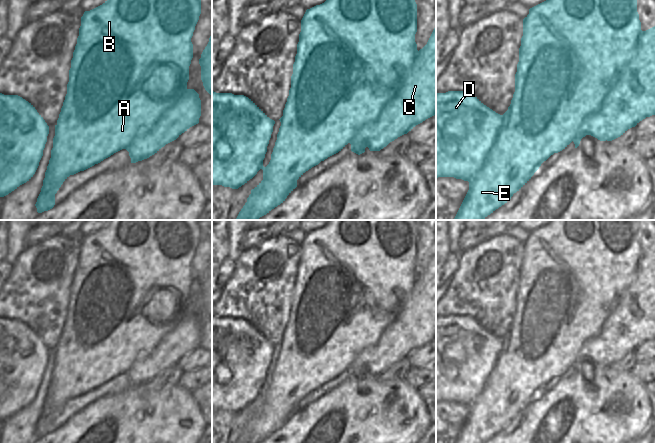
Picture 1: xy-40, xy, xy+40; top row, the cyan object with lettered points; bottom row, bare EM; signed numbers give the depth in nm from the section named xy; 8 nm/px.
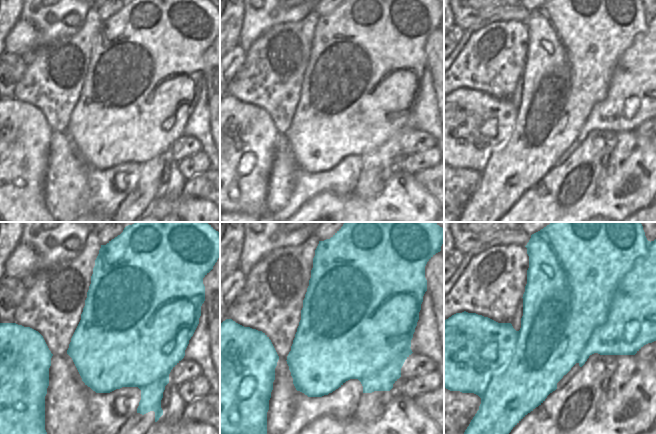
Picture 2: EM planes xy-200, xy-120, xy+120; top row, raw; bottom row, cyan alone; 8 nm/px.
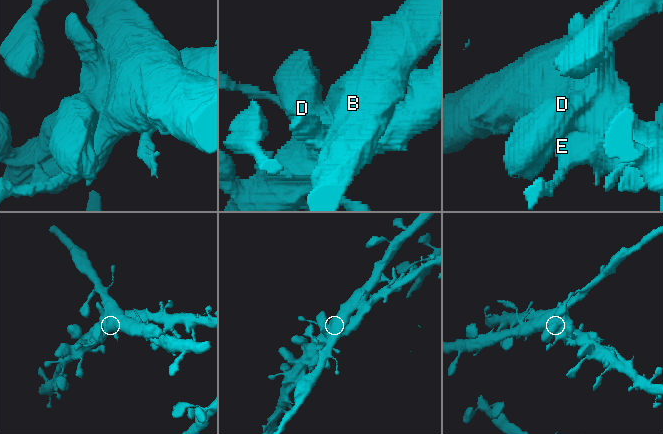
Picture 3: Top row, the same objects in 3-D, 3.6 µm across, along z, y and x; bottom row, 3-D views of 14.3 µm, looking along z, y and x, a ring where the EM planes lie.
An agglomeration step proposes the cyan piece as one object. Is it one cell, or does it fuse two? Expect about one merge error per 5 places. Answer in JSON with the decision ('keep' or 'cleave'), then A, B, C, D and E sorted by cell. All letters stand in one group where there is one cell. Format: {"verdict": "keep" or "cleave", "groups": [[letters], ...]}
{"verdict": "cleave", "groups": [["A", "B"], ["C", "D", "E"]]}

